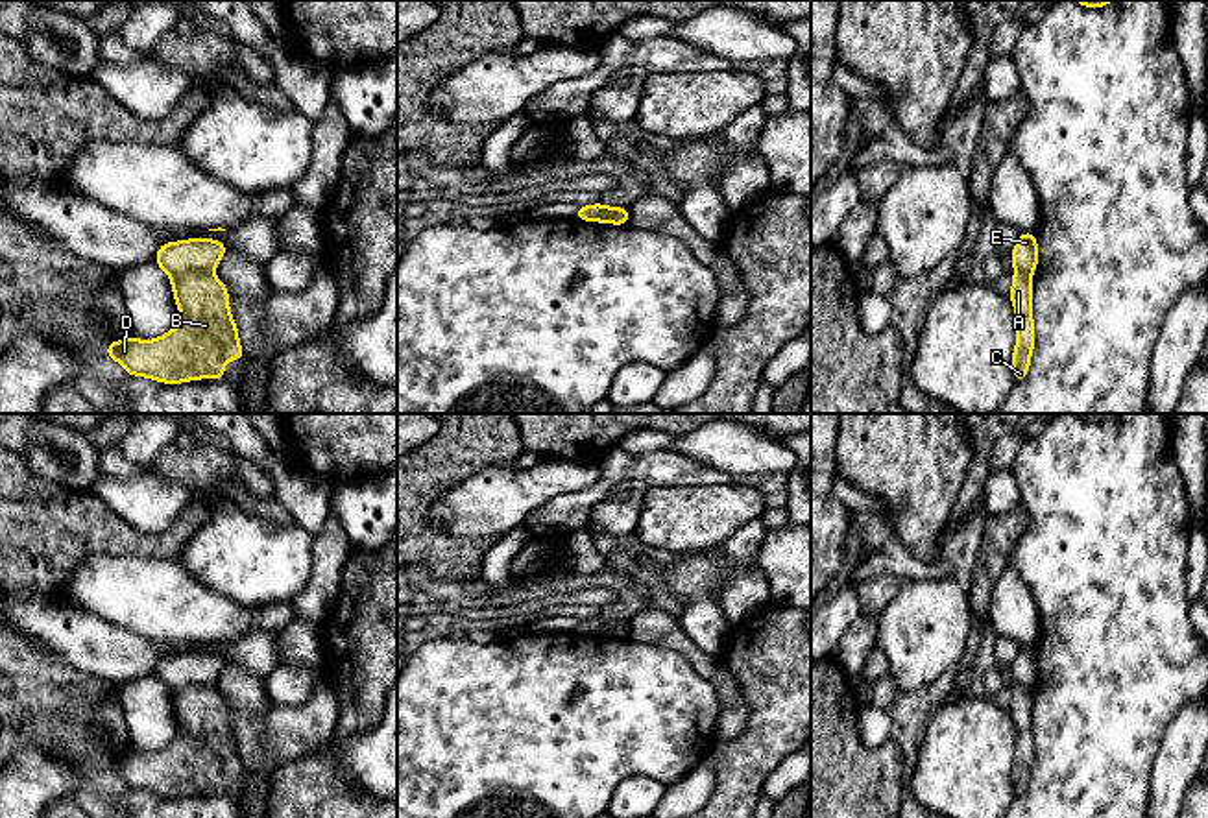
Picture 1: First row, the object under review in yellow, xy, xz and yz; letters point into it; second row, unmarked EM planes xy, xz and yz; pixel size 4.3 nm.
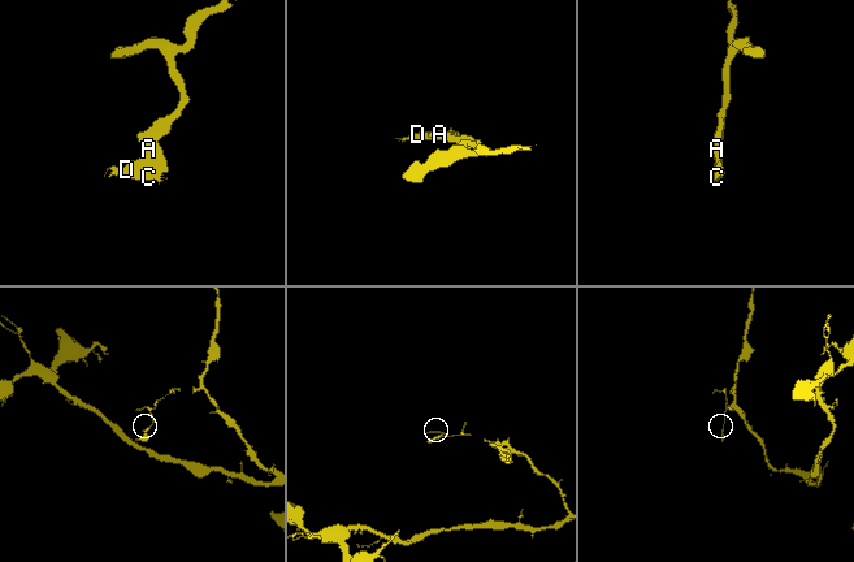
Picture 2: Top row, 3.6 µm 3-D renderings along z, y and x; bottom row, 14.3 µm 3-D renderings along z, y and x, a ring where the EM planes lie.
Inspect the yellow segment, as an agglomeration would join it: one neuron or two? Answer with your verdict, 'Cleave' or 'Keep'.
Cleave

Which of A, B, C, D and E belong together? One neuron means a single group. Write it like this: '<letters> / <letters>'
A B C D / E

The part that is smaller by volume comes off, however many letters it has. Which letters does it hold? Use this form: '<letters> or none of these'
A, B, C, D

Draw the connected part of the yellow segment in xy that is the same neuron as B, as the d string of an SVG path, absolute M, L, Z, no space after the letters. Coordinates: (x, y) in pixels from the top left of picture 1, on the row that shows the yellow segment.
M188 271L170 283L181 323L153 340L122 338L105 355L127 375L163 384L223 380L229 360L242 360L227 286L216 273Z

